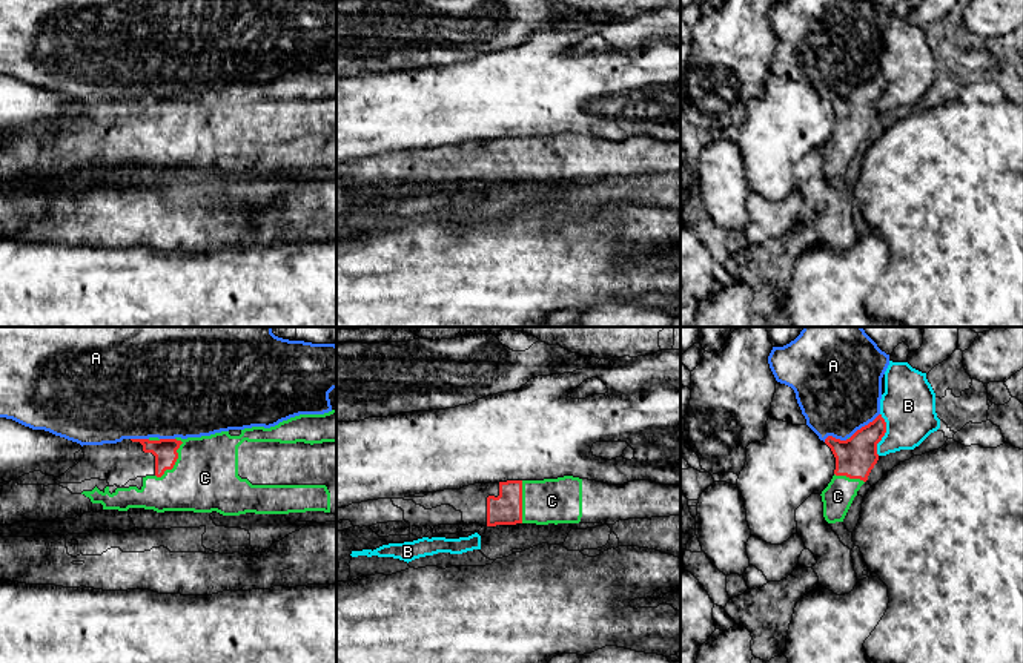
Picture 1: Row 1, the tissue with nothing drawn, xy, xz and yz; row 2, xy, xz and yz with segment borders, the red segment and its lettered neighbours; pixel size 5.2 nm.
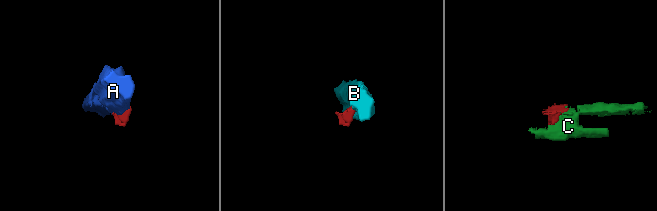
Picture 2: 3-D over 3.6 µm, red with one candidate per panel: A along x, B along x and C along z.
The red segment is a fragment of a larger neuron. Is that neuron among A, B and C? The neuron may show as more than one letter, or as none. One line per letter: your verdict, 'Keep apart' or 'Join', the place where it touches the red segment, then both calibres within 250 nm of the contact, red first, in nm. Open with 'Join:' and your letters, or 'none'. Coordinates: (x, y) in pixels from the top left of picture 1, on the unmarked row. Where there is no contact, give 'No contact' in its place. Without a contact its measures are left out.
Join: C
A: Keep apart. Touches red at yz (865, 82). Thickness 200 nm (red) against 460 nm
B: Keep apart. Touches red at yz (883, 91). Thickness 200 nm (red) against 280 nm
C: Join. Touches red at xy (175, 117). Thickness 130 nm (red) against 360 nm

